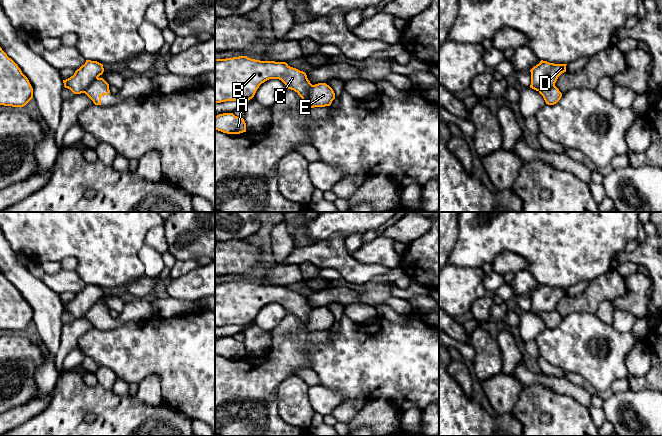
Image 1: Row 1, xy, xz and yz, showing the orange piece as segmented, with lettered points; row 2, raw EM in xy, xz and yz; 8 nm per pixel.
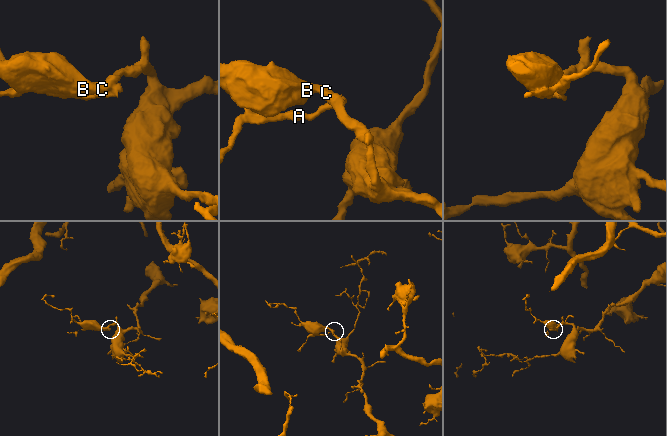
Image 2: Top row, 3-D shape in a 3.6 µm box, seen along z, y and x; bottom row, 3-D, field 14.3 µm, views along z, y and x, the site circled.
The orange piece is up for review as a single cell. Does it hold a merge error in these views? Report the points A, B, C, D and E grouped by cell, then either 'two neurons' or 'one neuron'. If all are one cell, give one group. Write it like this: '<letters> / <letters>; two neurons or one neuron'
A B C D E; one neuron

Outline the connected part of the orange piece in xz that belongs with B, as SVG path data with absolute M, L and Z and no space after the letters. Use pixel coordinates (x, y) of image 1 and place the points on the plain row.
M239 280L215 283L215 327L245 327L269 303L279 303L288 313L297 316L306 331L330 330L335 323L335 317L329 309L312 309L305 296L290 291L286 286L260 285Z

